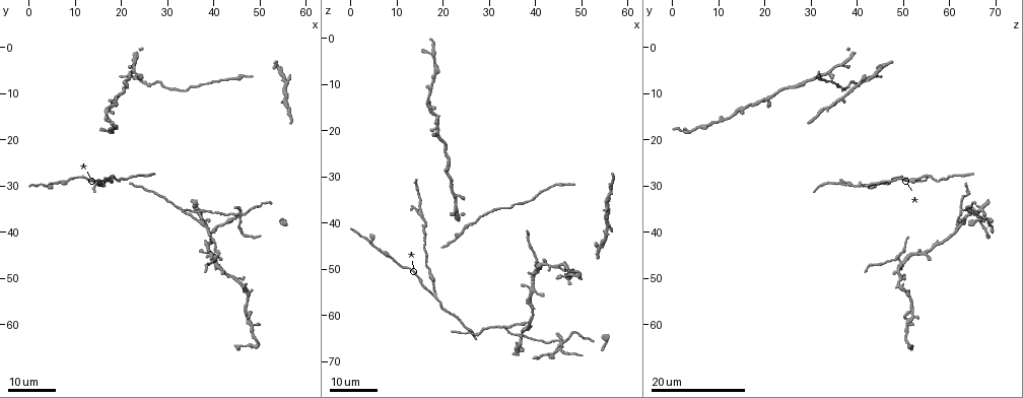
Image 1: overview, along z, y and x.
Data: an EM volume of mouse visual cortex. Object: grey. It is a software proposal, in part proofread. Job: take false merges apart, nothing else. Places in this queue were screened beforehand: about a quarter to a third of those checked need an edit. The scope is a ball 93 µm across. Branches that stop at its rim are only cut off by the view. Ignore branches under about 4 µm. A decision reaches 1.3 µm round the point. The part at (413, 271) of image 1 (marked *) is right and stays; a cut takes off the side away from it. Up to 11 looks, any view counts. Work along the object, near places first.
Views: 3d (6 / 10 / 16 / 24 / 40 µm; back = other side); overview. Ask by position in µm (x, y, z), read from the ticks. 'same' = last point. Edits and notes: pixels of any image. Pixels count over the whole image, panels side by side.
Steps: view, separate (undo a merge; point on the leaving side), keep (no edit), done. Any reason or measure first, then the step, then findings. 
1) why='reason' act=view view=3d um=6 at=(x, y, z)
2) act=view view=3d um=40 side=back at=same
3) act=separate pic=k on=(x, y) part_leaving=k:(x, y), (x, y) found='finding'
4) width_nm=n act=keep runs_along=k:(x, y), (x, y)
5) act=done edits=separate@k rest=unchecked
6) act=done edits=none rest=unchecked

why='thin neck' act=view view=3d um=16 at=(37.5, 39.0, 61.0)

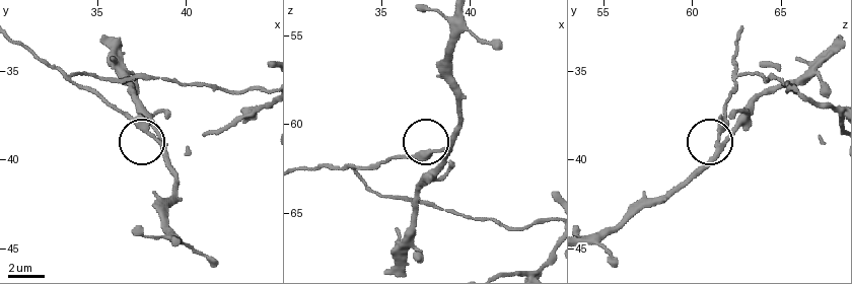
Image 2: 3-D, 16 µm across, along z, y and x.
why='closer look' act=view view=3d um=10 at=(37.9, 38.5, 61.5)

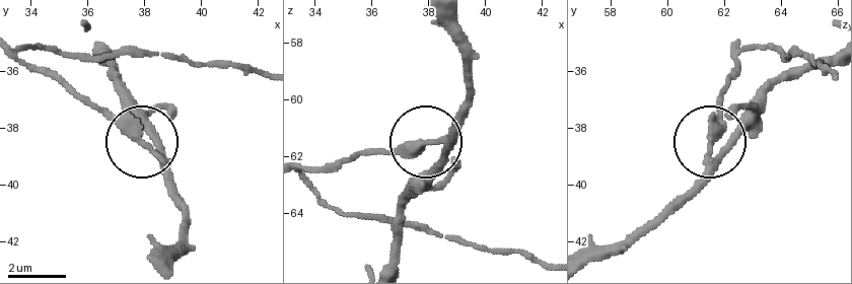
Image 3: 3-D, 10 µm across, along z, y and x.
arms=3 act=separate pic=3 on=(121, 133) part_leaving=3:(441, 136), (363, 151), (307, 180), (342, 211), (545, 262) found='a second neuron is stuck on'

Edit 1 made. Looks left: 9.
why='see it whole again' act=view view=overview

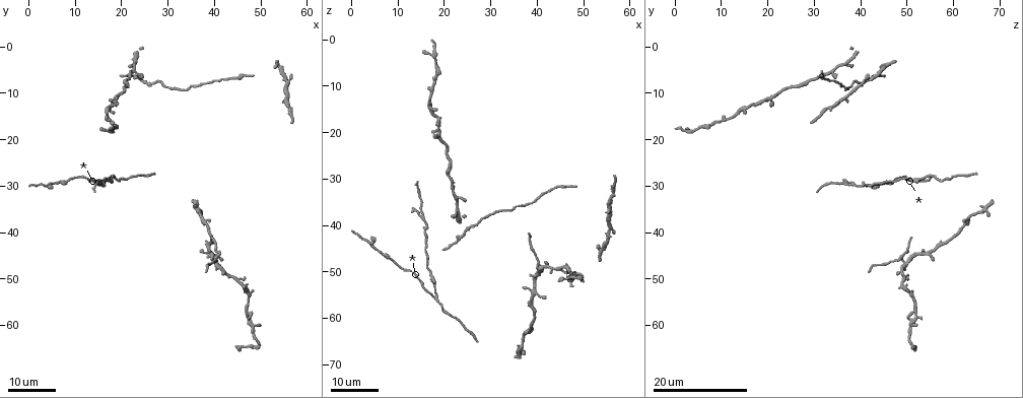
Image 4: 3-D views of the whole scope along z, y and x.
why='four arms meet' act=view view=3d um=24 at=(40.5, 46.5, 49.5)

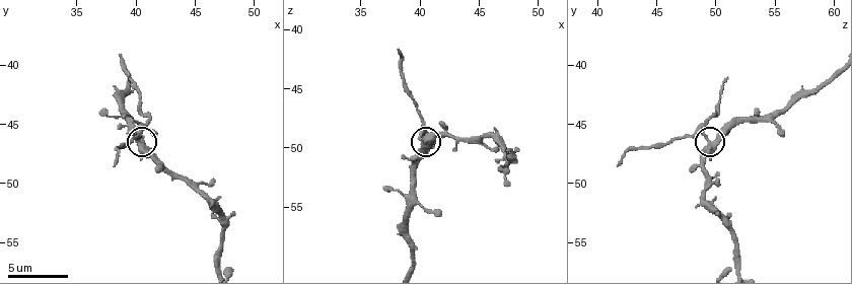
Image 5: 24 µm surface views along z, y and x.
act=view view=3d um=10 at=(40.2, 46.6, 49.6)

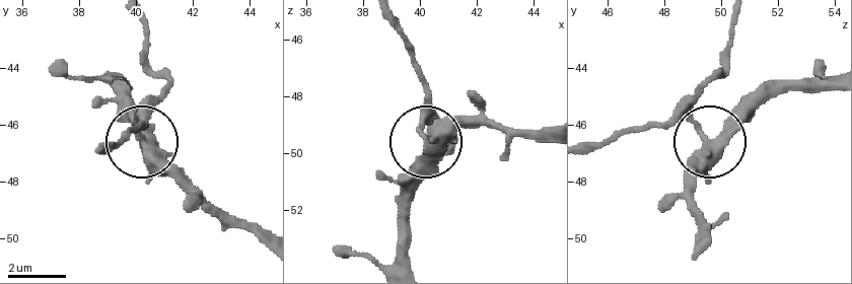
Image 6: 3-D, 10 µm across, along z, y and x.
width_nm=390 act=separate pic=6 on=(431, 90) part_leaving=6:(422, 130), (422, 74), (398, 16) found='two neurons meet here'

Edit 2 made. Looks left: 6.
why='branch point' act=view view=3d um=16 at=(18.0, 28.0, 55.5)

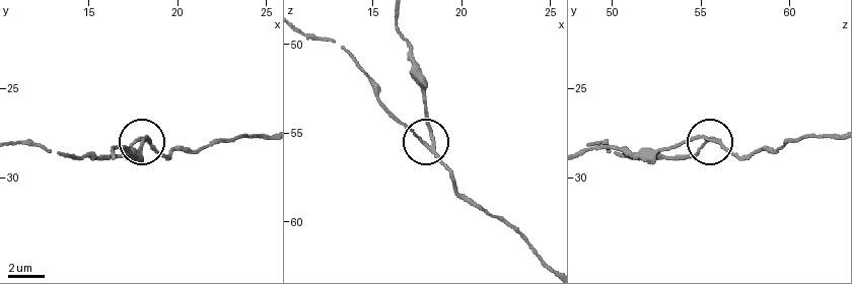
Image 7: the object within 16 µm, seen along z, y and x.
act=view view=3d um=10 at=(18.3, 27.7, 55.4)

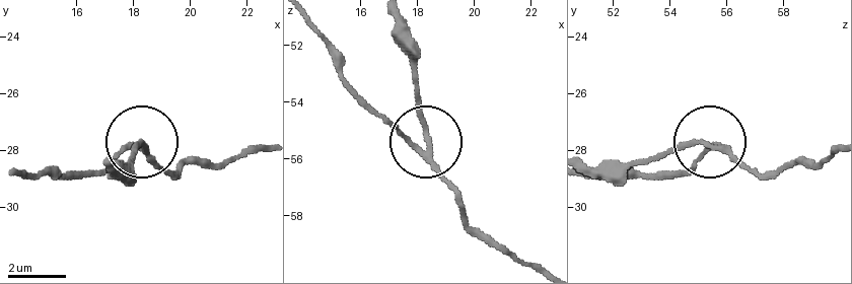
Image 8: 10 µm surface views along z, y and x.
width_nm=170 act=separate pic=8 on=(420, 115) part_leaving=8:(426, 154), (402, 18) found='a second neuron is stuck on'

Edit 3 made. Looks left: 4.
act=view view=overview

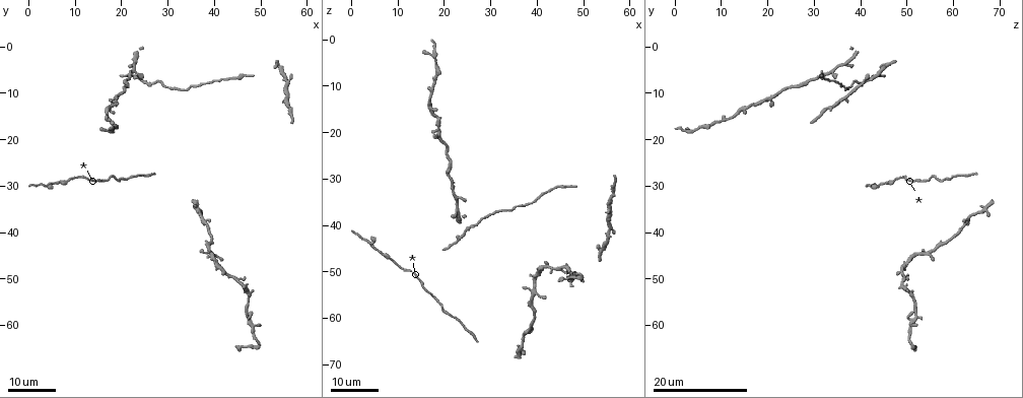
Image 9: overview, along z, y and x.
why='arms part here' act=view view=3d um=16 at=(55.5, 11.5, 36.0)

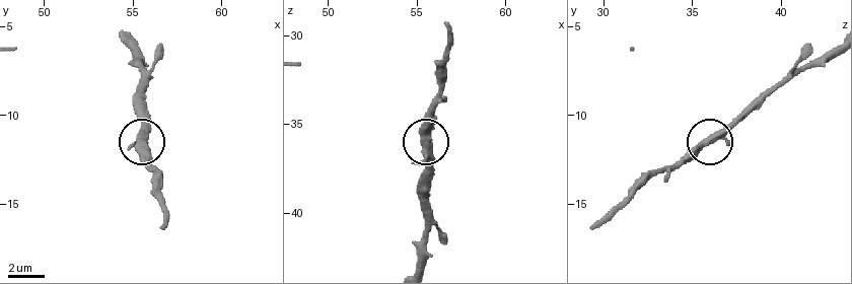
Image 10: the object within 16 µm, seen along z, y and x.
why='zoom in' act=view view=3d um=10 at=(55.8, 11.2, 36.2)

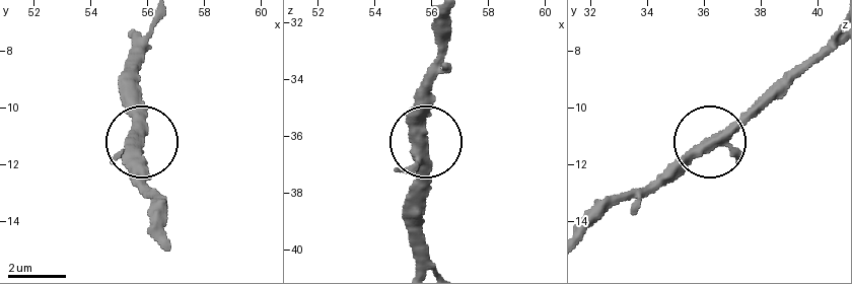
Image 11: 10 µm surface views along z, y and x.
side_arm_um=8 act=keep found='all the same neuron'

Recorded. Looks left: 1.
act=done edits=separate@3,separate@6,separate@8 rest=unchecked

